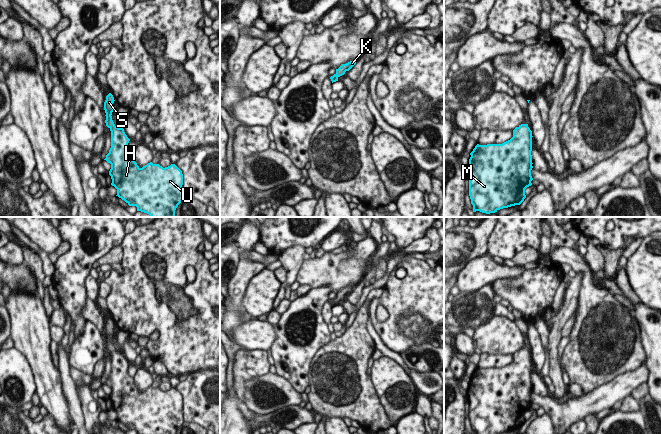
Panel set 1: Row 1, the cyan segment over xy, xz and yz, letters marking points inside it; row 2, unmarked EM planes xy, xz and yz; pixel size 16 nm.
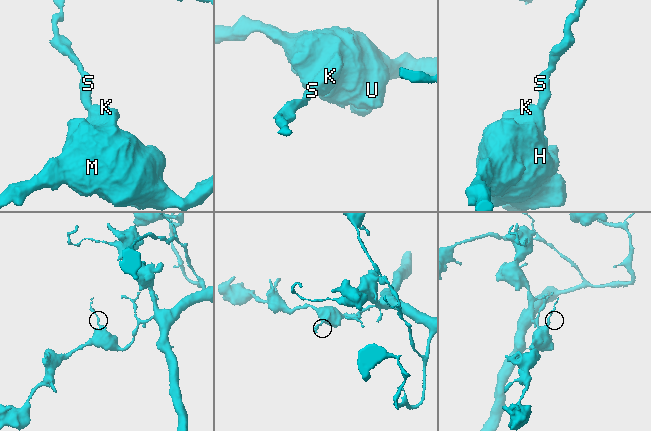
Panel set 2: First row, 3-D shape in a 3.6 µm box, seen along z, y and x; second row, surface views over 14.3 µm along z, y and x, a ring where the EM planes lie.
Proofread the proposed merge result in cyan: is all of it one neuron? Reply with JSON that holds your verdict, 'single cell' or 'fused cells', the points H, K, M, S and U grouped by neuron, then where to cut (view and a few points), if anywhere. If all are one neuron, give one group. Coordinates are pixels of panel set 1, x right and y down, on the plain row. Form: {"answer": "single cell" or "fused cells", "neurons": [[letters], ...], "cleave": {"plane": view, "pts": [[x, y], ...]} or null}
{"answer": "single cell", "neurons": [["H", "K", "M", "S", "U"]], "cleave": null}

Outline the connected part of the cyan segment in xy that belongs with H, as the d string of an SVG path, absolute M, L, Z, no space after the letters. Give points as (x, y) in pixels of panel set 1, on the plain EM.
M109 317L104 326L105 347L111 355L111 372L104 384L111 388L109 399L112 403L111 409L117 413L116 420L129 430L136 430L137 434L176 434L184 424L182 395L175 388L165 392L152 386L142 392L137 389L133 378L127 373L130 363L125 358L124 353L116 351L112 344L114 325L113 319Z

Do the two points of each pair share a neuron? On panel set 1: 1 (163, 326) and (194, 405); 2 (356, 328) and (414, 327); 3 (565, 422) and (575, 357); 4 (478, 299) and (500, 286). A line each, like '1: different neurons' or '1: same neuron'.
1: different neurons
2: different neurons
3: different neurons
4: different neurons

